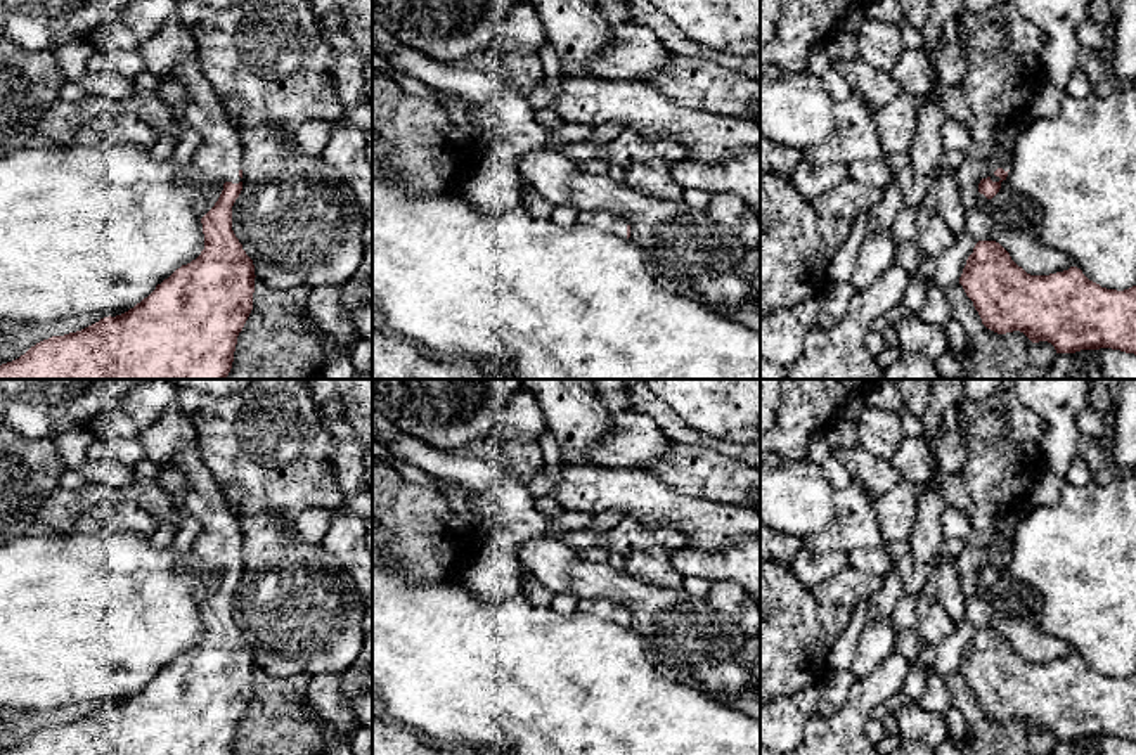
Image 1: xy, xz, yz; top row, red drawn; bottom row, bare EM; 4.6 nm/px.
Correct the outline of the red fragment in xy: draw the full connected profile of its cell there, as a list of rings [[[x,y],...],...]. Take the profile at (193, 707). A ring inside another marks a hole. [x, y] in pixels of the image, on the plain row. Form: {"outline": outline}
{"outline": [[[184,442],[170,466],[184,473],[187,487],[180,499],[201,525],[192,544],[194,554],[223,571],[216,590],[210,580],[203,580],[194,590],[203,604],[204,637],[128,700],[43,727],[0,755],[232,755],[237,724],[253,698],[256,665],[253,648],[232,618],[232,594],[242,578],[242,535],[239,519],[203,462],[197,442]]]}

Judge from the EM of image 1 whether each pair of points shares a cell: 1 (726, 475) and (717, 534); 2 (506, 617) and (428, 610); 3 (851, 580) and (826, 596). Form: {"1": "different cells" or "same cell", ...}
{"1": "different cells", "2": "same cell", "3": "same cell"}

